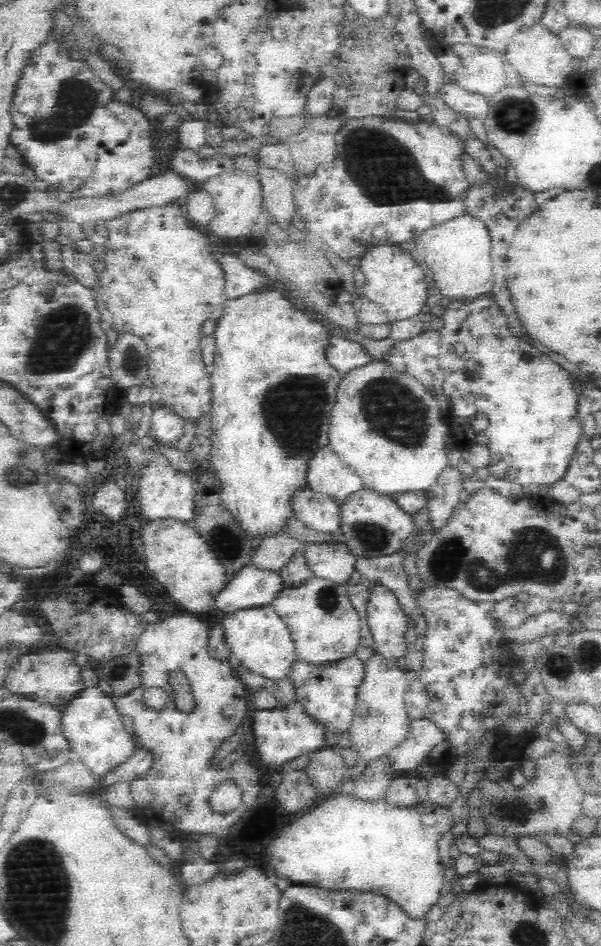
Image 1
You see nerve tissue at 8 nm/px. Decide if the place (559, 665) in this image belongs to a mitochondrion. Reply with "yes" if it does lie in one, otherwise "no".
yes

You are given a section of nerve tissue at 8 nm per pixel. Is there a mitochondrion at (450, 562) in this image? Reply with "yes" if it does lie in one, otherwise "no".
yes

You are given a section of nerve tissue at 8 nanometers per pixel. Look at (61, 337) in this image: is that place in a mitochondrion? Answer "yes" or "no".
yes

